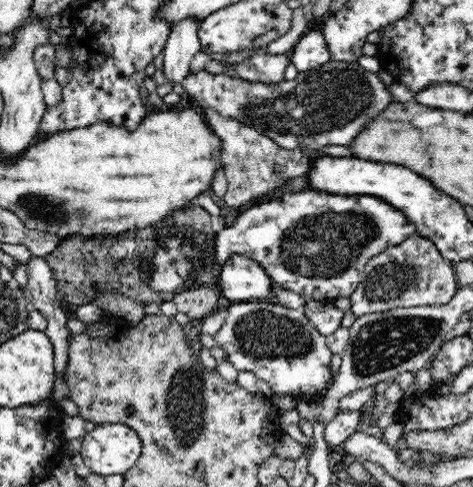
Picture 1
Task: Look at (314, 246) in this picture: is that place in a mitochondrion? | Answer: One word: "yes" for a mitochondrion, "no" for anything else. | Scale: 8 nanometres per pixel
yes

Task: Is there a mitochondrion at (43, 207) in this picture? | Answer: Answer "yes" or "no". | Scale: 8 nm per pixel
yes

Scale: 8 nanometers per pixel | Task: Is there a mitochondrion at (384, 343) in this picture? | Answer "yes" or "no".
yes

